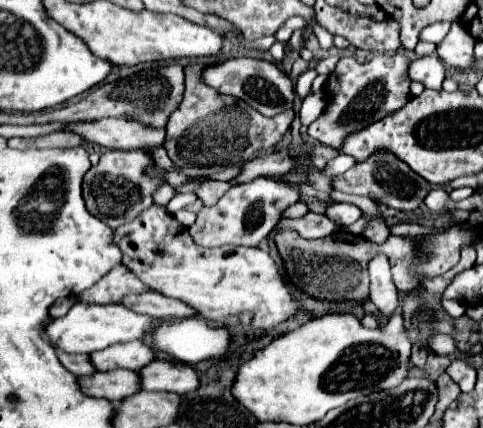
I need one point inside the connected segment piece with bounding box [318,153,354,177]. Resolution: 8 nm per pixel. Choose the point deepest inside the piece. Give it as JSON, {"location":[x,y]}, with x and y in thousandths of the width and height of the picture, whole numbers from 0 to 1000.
{"location":[702,383]}

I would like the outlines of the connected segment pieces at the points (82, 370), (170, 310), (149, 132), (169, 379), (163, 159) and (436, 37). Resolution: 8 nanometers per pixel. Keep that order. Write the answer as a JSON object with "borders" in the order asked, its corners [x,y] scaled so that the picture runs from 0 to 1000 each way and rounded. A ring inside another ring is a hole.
{"borders":[[[[120,825],[120,839],[128,853],[137,853],[137,862],[145,871],[153,871],[157,881],[174,881],[174,876],[190,876],[199,867],[199,857],[186,843],[186,829],[141,829],[141,825]]],[[[302,680],[302,685],[273,685],[257,694],[253,713],[265,713],[265,722],[282,731],[298,731],[323,745],[381,745],[381,741],[402,741],[410,736],[389,708],[331,689],[323,680]]],[[[224,273],[203,283],[178,283],[141,292],[137,301],[170,315],[182,334],[211,339],[219,348],[298,348],[340,339],[344,306],[298,292],[269,273]]],[[[315,843],[290,862],[298,914],[356,914],[369,923],[385,923],[410,909],[414,881],[398,853],[377,843]]],[[[335,343],[335,348],[306,348],[306,353],[315,357],[315,367],[319,367],[319,376],[323,376],[327,390],[335,390],[340,400],[356,400],[356,395],[360,395],[360,381],[348,371],[340,343]]],[[[899,54],[899,58],[886,58],[870,77],[870,96],[890,96],[890,100],[911,96],[911,86],[919,86],[919,77],[928,77],[928,58],[932,54]]]]}

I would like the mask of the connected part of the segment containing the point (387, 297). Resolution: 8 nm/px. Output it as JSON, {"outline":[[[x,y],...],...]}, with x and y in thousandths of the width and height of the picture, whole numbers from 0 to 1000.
{"outline":[[[791,591],[778,596],[762,614],[762,638],[766,638],[766,703],[791,736],[807,736],[824,717],[824,680],[820,666],[812,666],[803,600],[795,600]]]}

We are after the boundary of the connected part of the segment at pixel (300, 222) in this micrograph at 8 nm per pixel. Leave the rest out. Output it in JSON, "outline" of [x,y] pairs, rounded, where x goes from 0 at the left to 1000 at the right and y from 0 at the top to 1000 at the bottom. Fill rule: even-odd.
{"outline":[[[634,498],[621,512],[584,512],[565,540],[571,542],[576,535],[609,535],[629,558],[658,558],[658,554],[675,554],[679,544],[692,544],[700,530],[687,526],[687,516],[679,516],[671,502]]]}

